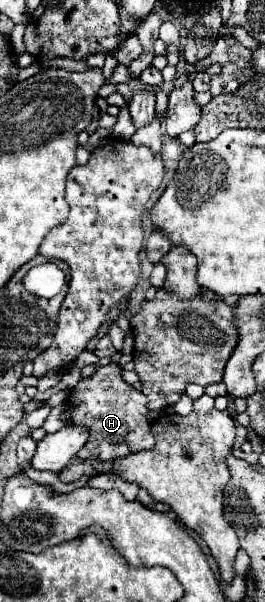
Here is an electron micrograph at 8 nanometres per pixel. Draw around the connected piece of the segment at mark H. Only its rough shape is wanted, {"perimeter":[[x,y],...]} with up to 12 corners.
{"perimeter":[[120,365],[70,391],[80,459],[122,459],[154,445],[146,397]]}

